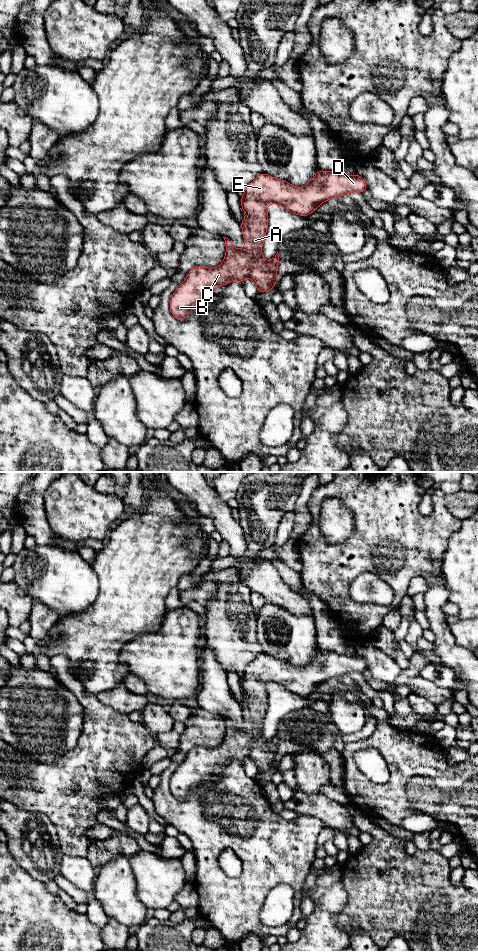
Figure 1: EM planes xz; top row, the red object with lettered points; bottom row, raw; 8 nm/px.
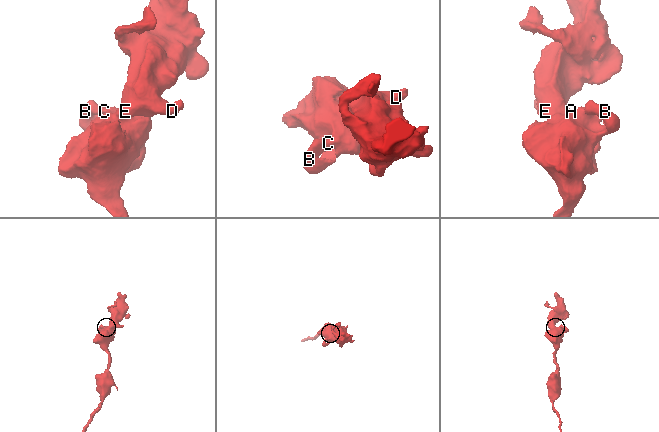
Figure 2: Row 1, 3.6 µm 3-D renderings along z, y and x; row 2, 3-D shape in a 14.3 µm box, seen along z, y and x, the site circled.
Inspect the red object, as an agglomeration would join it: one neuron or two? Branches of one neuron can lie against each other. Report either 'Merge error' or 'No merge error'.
No merge error

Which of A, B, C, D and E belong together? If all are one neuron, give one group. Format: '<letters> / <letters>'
A B C D E

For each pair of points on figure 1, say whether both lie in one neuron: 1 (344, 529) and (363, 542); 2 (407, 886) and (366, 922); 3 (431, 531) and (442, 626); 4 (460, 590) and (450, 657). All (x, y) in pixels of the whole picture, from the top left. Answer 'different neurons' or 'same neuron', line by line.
1: different neurons
2: same neuron
3: different neurons
4: different neurons

